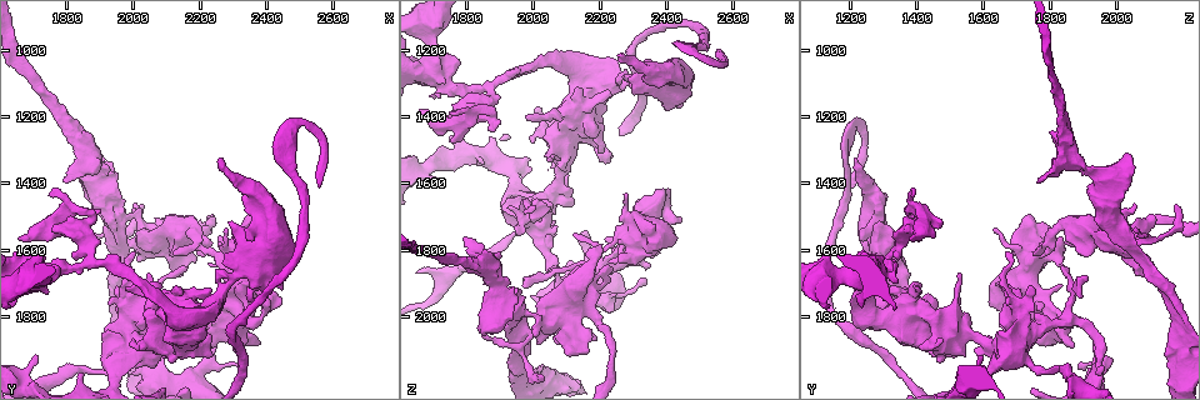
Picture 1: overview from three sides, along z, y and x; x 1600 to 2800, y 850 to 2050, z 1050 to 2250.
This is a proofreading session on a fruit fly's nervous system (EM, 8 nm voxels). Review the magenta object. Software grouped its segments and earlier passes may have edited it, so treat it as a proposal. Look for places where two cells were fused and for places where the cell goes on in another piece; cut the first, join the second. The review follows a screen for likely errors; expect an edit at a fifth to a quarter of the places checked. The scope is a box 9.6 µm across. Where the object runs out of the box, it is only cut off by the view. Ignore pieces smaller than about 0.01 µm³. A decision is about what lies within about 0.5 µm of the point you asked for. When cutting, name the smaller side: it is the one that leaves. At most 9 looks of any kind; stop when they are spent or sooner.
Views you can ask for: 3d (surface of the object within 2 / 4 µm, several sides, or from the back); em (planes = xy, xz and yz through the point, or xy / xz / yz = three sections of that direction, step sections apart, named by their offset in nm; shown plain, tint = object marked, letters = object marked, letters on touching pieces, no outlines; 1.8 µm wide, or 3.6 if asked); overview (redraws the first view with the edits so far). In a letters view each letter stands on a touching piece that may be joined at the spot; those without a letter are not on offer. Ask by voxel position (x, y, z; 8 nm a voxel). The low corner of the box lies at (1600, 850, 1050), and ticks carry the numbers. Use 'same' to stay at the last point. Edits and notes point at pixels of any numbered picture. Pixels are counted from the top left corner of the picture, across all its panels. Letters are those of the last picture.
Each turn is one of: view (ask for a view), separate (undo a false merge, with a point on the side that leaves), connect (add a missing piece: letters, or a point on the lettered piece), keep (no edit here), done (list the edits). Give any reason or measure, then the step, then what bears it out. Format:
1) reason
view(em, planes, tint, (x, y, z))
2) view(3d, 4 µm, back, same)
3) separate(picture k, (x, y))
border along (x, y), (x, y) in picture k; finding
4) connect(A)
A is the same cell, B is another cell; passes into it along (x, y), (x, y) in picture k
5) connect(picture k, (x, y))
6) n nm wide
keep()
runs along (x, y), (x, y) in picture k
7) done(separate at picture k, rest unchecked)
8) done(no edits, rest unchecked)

thick turns thin
view(3d, 4 µm, back, (1940, 1980, 1620))

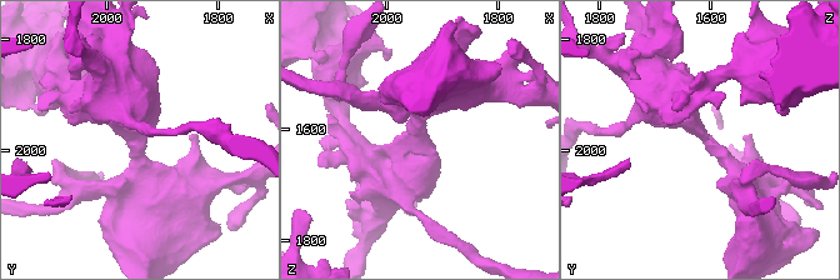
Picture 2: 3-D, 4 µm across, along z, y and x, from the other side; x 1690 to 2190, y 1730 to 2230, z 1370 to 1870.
arms of 320, 650 nm
view(em, xz, step 16, tint, (1950, 1975, 1610))

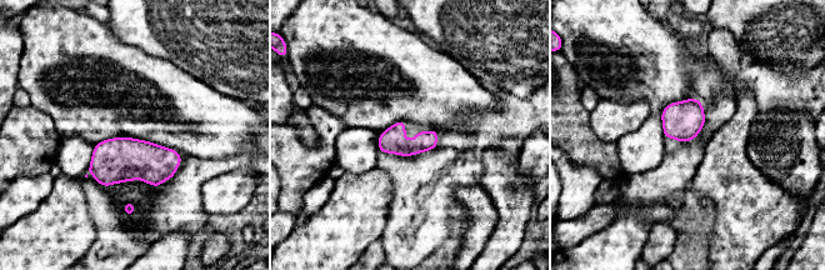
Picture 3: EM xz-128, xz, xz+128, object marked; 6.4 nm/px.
cut it another way
view(em, planes, letters, same)

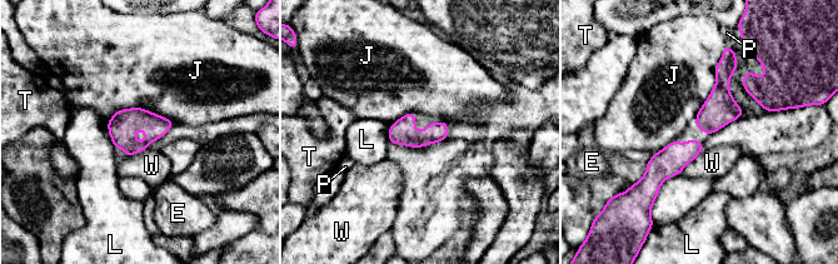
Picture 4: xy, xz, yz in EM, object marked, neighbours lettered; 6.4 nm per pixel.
keep()
E, J, L, P, T and W are other cells; border along (106, 120), (143, 108), (175, 123) in picture 4; continuous, no second cell

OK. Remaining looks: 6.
view(3d, 4 µm, back, (1730, 1670, 1280))

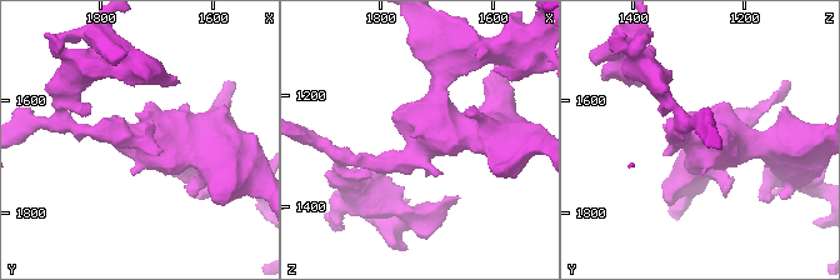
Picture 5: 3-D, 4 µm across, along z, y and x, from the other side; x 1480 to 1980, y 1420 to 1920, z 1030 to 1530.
need the tissue
view(em, 3.6 µm, planes, letters, (1725, 1670, 1285))

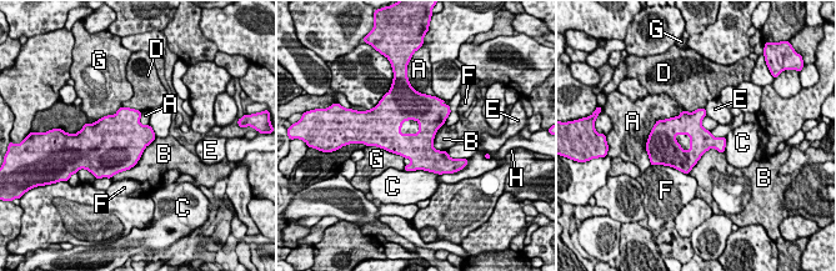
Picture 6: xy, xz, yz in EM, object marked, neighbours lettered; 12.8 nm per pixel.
300 nm wide
keep()
A, B, C, D, E, F, G and H are other cells; runs along (660, 139), (692, 129), (722, 142) in picture 6; one cell here

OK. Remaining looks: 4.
view(em, planes, letters, (1750, 1440, 1380))

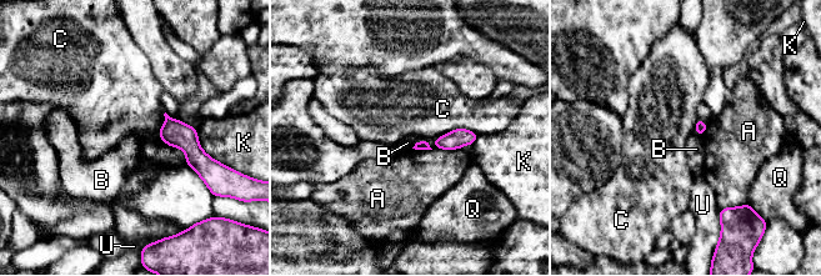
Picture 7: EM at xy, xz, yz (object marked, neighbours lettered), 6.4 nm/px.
keep()
A, B, C, K, Q and U are other cells; border along (420, 140), (411, 147) in picture 7; none of them fits

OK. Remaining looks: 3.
thick turns thin
view(3d, 2 µm, (1980, 1690, 1660))

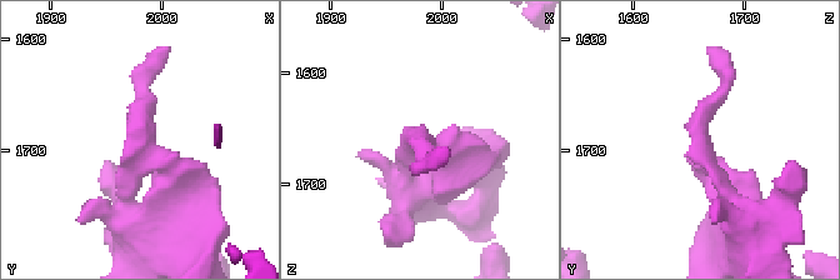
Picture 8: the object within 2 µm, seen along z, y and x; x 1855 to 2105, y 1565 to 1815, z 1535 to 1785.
now the EM
view(em, 3.6 µm, xz, step 4, tint, (1982, 1692, 1656))

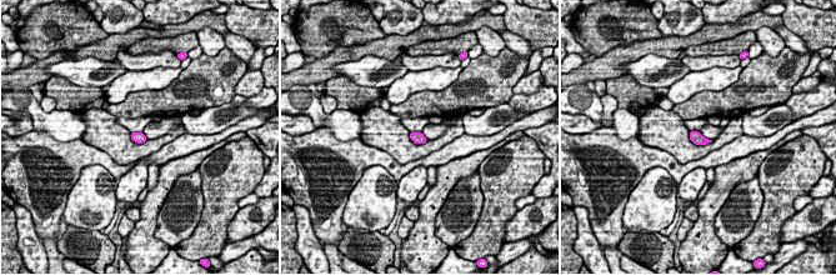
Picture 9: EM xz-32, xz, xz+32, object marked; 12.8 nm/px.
another direction
view(em, 3.6 µm, planes, letters, same)

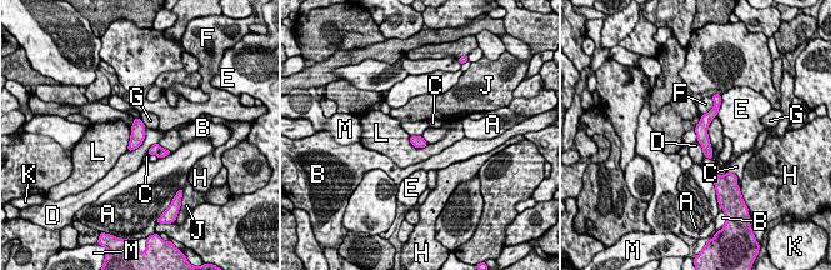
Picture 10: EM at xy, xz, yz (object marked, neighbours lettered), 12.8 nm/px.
160 nm wide; L touches over 440 nm
keep()
A, B, C, D, E, F, G, H, J, K, L and M are other cells; all the same cell

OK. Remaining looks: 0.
done(no edits, rest unchecked)

